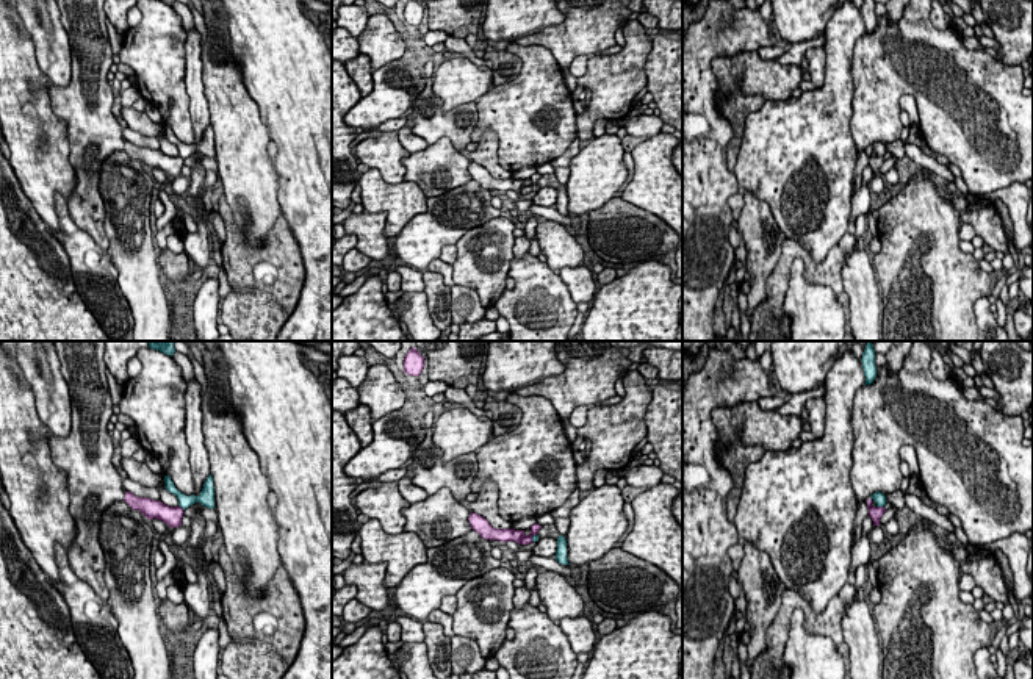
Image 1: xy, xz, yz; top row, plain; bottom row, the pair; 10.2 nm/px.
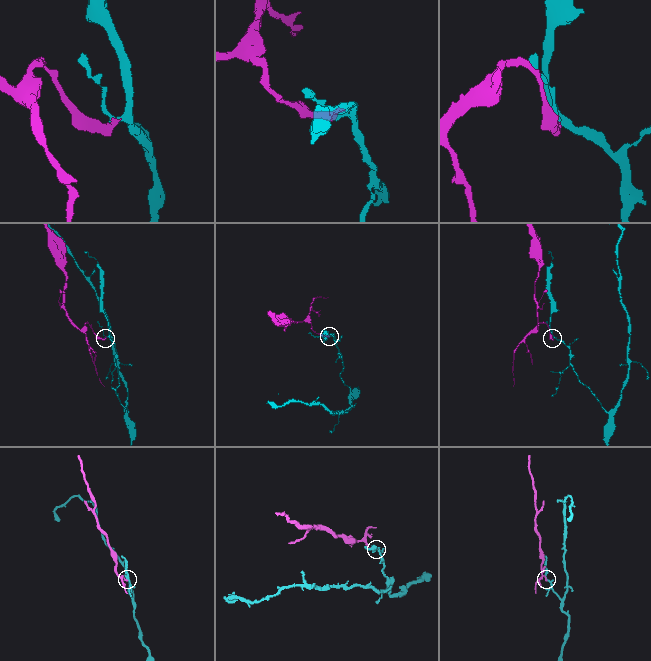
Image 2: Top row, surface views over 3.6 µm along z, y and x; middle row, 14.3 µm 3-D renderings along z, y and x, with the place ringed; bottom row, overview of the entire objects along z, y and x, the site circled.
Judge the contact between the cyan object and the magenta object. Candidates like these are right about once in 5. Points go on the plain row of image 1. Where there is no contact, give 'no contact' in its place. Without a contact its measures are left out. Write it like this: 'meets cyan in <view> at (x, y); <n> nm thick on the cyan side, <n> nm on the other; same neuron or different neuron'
meets cyan in yz at (880, 155); 120 nm thick on the cyan side, 140 nm on the other; different neuron

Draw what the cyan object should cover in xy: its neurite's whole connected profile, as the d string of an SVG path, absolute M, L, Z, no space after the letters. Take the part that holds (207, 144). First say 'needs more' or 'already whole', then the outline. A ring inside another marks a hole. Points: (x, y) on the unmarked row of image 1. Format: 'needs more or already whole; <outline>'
already whole; M211 124L207 127L199 146L186 146L182 141L178 141L169 125L164 125L164 133L166 139L177 146L178 155L183 160L196 152L200 152L203 156L214 158L214 136Z

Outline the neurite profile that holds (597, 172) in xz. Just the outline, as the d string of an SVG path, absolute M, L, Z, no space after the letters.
M617 135L593 138L570 163L565 185L570 214L587 216L607 203L628 180L624 149Z

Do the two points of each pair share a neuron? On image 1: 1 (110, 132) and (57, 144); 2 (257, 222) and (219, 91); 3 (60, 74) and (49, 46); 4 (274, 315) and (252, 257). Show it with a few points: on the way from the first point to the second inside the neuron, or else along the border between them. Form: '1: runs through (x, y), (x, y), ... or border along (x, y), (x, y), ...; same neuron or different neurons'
1: border along (50, 108), (64, 122), (69, 165), (75, 177); different neurons
2: runs through (251, 190), (237, 124); same neuron
3: runs through (58, 68), (53, 52); same neuron
4: runs through (260, 301), (246, 287), (246, 271); same neuron

